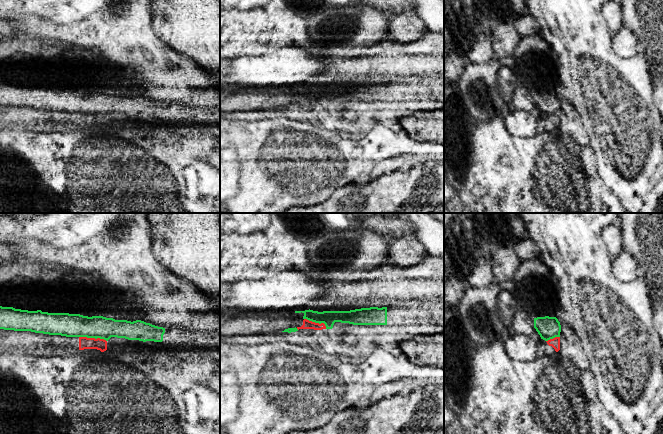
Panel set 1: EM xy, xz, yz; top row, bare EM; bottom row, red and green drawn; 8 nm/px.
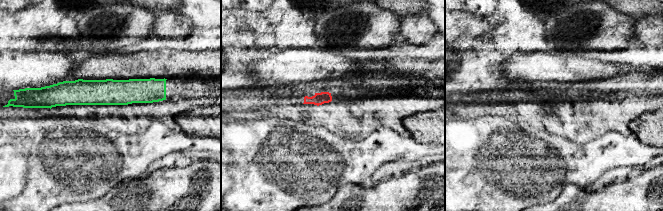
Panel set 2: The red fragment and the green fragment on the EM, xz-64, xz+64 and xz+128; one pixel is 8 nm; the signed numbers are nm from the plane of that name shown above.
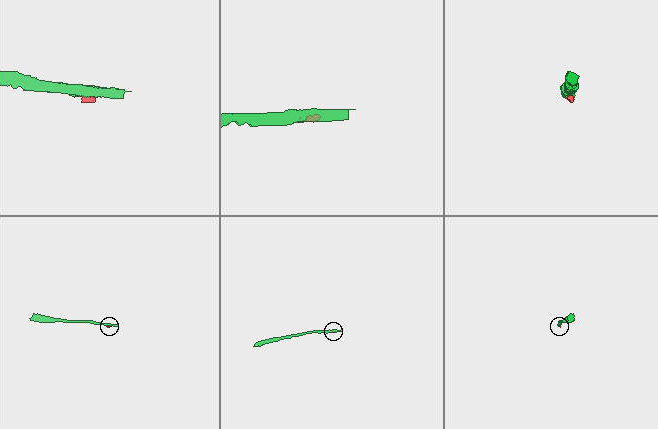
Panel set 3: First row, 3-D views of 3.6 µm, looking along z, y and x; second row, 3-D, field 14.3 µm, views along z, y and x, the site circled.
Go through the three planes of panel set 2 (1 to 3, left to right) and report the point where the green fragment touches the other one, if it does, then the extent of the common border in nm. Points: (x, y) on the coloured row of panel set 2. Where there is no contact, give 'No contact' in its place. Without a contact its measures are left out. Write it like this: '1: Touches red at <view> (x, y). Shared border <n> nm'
1: No contact
2: No contact
3: No contact

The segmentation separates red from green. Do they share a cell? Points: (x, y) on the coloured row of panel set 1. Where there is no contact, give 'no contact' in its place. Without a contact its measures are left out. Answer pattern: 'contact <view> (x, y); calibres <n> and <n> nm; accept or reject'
contact xy (93, 338); calibres 100 and 190 nm; reject

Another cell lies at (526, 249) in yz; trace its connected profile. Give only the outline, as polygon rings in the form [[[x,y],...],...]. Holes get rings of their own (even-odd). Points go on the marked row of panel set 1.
[[[530,237],[517,241],[512,249],[520,262],[536,258],[541,259],[541,250]]]

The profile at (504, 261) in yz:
[[[496,244],[489,253],[494,279],[503,283],[511,281],[520,264],[520,260],[512,248]]]

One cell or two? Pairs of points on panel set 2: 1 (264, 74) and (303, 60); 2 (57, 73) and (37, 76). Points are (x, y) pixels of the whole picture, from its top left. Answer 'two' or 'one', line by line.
1: one
2: one

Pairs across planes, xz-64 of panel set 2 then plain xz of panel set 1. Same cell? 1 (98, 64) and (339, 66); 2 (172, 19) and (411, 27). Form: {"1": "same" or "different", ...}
{"1": "same", "2": "same"}

